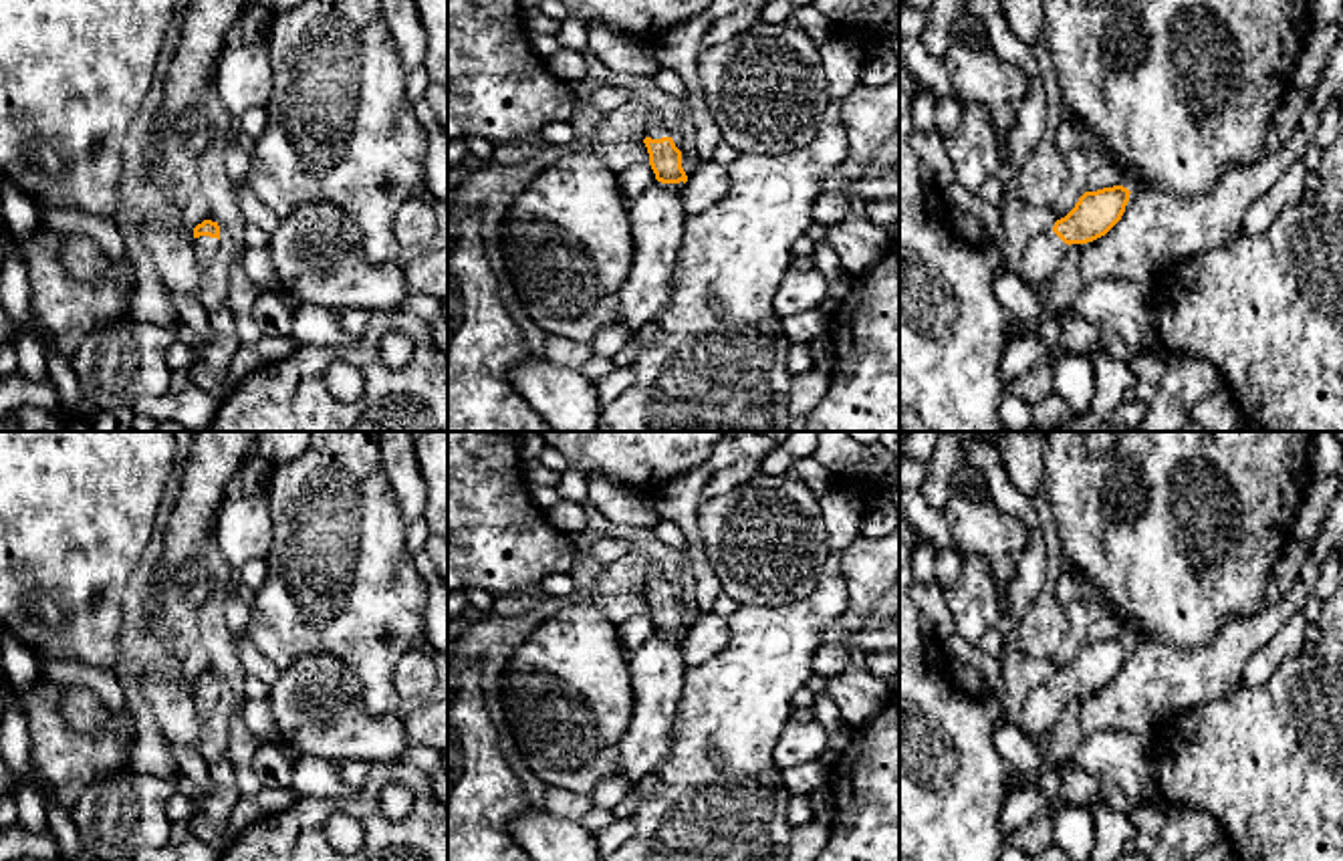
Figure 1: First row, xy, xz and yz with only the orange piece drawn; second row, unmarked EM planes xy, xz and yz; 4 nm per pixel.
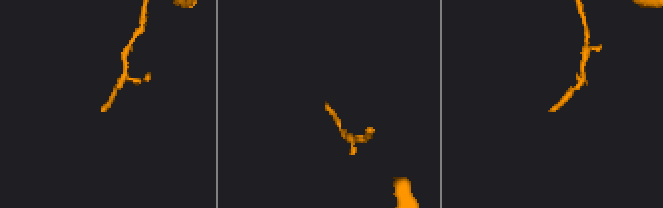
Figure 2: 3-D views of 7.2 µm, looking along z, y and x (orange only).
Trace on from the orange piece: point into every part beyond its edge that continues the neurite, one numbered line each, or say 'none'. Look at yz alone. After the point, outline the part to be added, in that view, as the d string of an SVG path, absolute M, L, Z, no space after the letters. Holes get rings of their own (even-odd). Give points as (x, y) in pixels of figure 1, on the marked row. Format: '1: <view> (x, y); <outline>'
1: yz (1043, 255); M1053 230L1032 238L1022 254L1022 276L1028 286L1049 280L1059 268L1069 244Z

